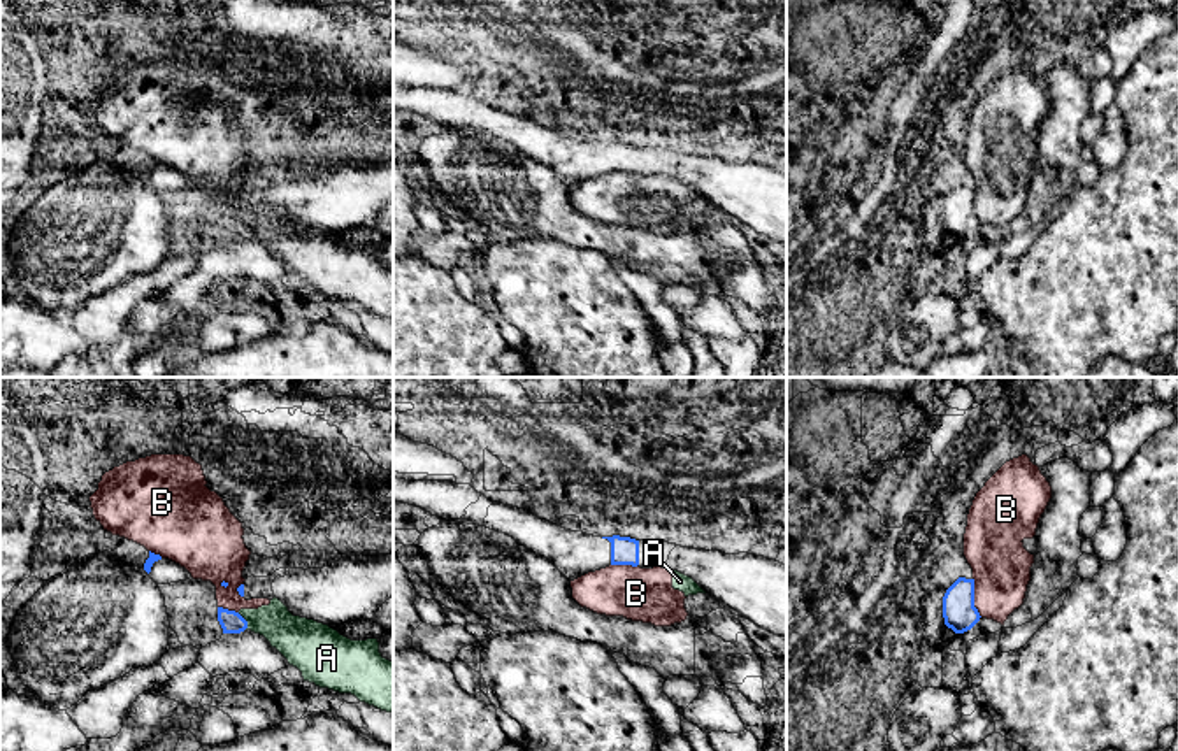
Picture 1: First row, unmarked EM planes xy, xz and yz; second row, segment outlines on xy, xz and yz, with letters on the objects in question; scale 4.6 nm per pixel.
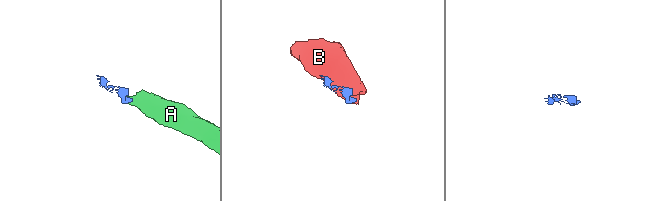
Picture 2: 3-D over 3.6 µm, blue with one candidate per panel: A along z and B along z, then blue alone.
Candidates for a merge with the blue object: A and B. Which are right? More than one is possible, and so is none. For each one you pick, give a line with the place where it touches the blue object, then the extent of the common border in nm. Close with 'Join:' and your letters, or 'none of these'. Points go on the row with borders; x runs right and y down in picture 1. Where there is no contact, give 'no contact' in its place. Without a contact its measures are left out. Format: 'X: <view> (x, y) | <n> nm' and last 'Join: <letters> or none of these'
Join: none of these

